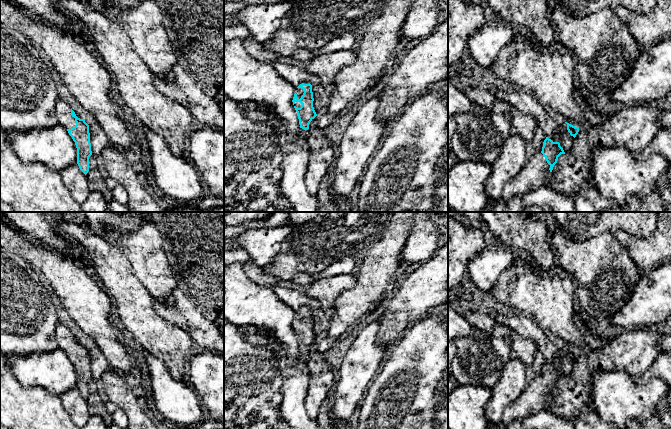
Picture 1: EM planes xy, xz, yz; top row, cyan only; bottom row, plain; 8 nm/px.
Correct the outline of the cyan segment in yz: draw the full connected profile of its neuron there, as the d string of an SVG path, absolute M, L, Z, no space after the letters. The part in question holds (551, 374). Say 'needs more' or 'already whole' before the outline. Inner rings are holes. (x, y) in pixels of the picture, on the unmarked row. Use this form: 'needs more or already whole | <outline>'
needs more | M546 361L542 375L526 385L519 398L505 409L501 423L494 429L507 429L511 422L523 421L544 409L561 378L565 376L560 367Z

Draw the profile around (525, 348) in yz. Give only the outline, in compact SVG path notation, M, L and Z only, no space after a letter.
M497 324L492 330L492 335L496 337L504 337L510 341L511 351L517 354L517 358L524 364L525 367L531 367L535 355L539 352L536 343L530 339L519 335L510 327Z

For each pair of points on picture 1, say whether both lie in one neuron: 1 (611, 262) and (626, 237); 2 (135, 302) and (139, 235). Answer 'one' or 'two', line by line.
1: two
2: two

